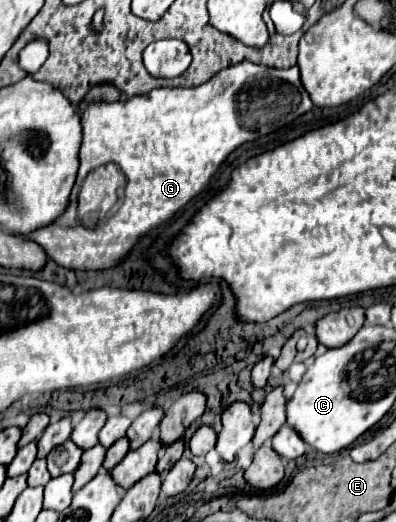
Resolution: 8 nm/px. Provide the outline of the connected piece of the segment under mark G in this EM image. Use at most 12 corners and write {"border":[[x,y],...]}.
{"border":[[241,62],[195,88],[81,112],[75,186],[115,162],[127,198],[77,198],[31,240],[109,270],[225,158],[313,108],[299,68]]}

